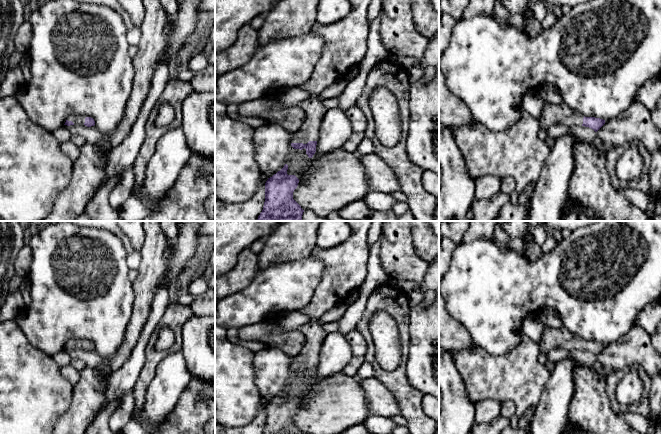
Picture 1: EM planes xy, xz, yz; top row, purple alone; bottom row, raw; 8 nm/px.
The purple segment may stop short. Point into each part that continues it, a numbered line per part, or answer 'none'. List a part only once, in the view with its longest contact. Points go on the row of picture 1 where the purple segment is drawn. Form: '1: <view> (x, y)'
1: xz (314, 110)

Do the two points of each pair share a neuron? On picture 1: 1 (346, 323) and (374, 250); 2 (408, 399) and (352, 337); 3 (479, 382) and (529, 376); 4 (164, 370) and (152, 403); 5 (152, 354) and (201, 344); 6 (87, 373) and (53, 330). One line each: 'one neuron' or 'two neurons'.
1: one neuron
2: two neurons
3: one neuron
4: one neuron
5: two neurons
6: two neurons

